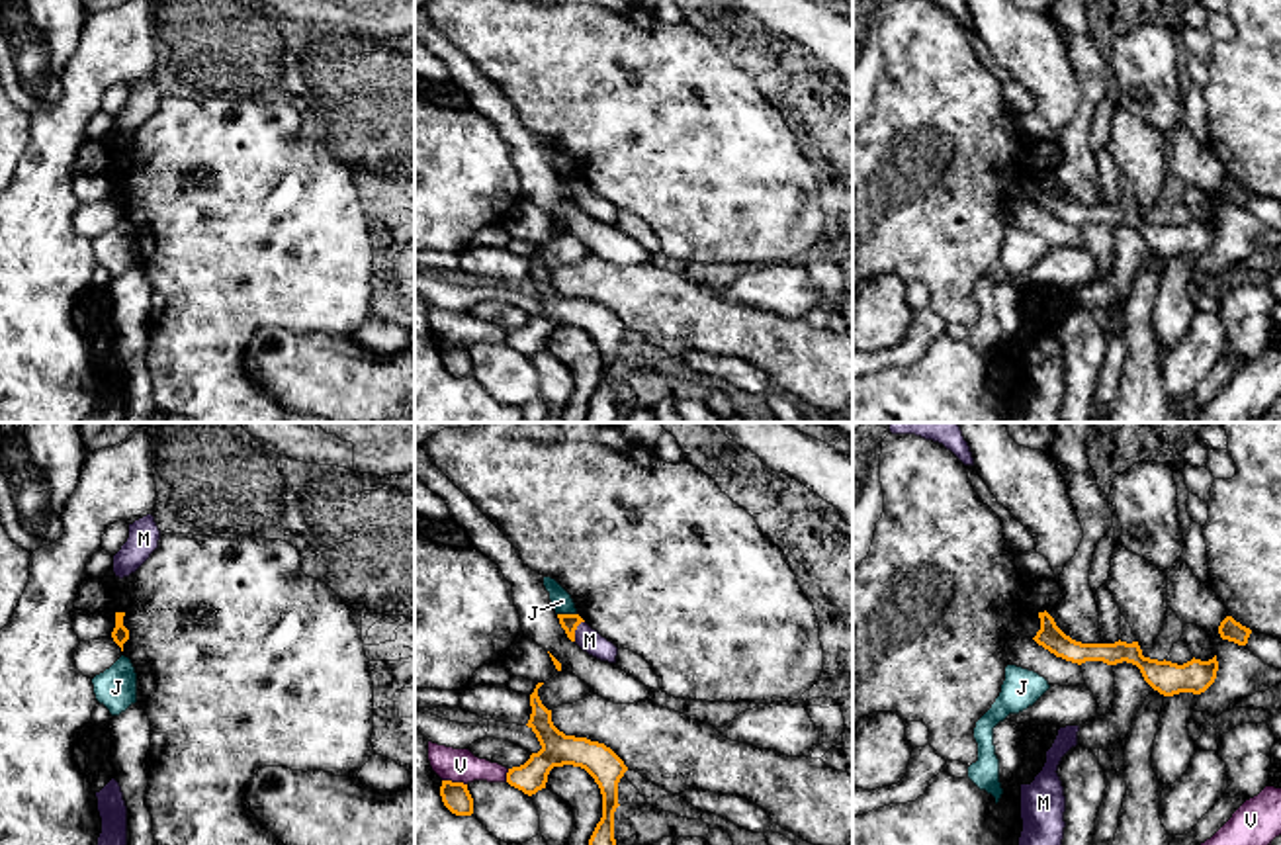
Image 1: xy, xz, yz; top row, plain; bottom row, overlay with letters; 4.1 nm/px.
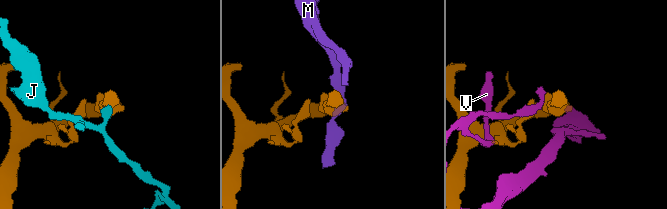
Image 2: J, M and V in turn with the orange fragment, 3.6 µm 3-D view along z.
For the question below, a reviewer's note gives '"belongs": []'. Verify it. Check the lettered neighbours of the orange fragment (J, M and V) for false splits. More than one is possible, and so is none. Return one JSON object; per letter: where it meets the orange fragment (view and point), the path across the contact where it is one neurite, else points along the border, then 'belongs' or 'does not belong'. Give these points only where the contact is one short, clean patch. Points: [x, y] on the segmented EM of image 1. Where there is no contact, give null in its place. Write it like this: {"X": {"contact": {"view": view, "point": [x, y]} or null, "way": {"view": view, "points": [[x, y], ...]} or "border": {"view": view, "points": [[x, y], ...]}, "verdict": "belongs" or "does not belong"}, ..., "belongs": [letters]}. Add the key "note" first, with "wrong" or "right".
{"note": "right", "J": {"contact": {"view": "xz", "point": [568, 615]}, "border": {"view": "xz", "points": [[558, 613], [575, 615]]}, "verdict": "does not belong"}, "M": {"contact": {"view": "xz", "point": [575, 628]}, "border": {"view": "xz", "points": [[583, 621], [574, 640]]}, "verdict": "does not belong"}, "V": {"contact": {"view": "xz", "point": [454, 783]}, "verdict": "does not belong"}, "belongs": []}

